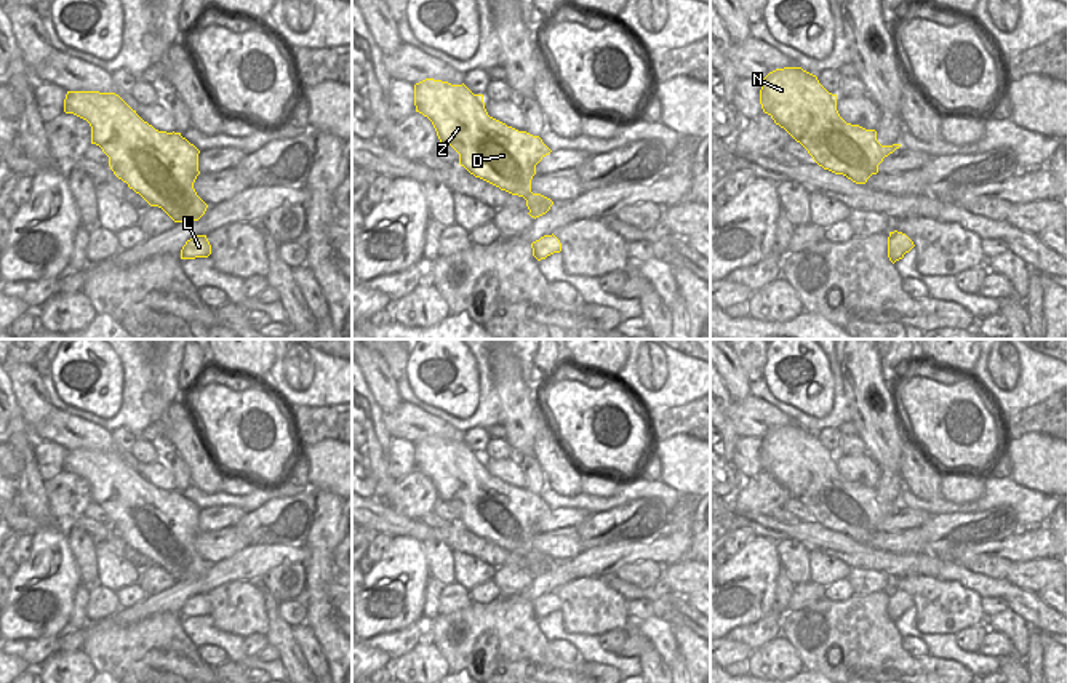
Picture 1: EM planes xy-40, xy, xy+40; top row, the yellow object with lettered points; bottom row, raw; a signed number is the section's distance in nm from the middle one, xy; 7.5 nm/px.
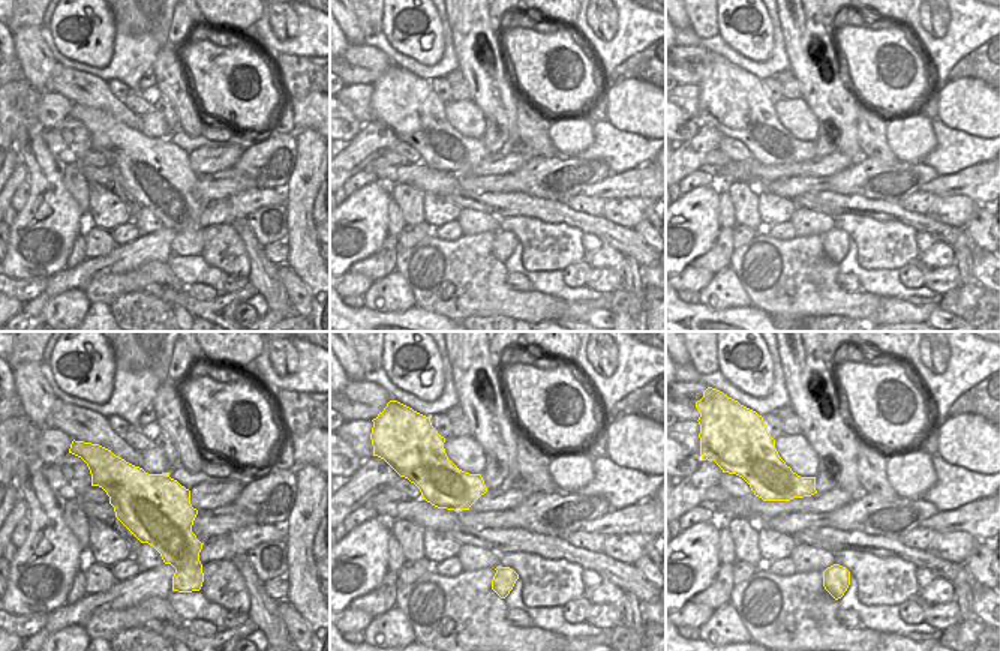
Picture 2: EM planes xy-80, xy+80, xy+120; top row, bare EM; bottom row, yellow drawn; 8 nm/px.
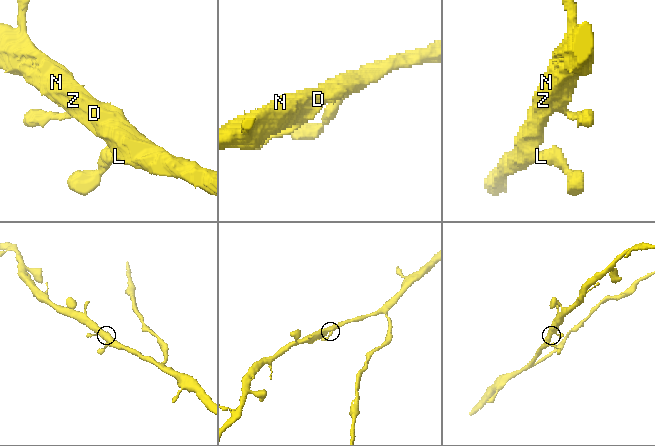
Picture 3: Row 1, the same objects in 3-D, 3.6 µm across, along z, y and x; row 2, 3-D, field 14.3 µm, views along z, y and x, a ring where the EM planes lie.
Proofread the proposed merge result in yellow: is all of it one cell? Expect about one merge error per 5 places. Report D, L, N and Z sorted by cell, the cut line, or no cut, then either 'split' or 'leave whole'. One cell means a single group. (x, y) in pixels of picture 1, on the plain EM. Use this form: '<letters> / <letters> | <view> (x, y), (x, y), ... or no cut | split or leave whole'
D L N Z | no cut | leave whole

